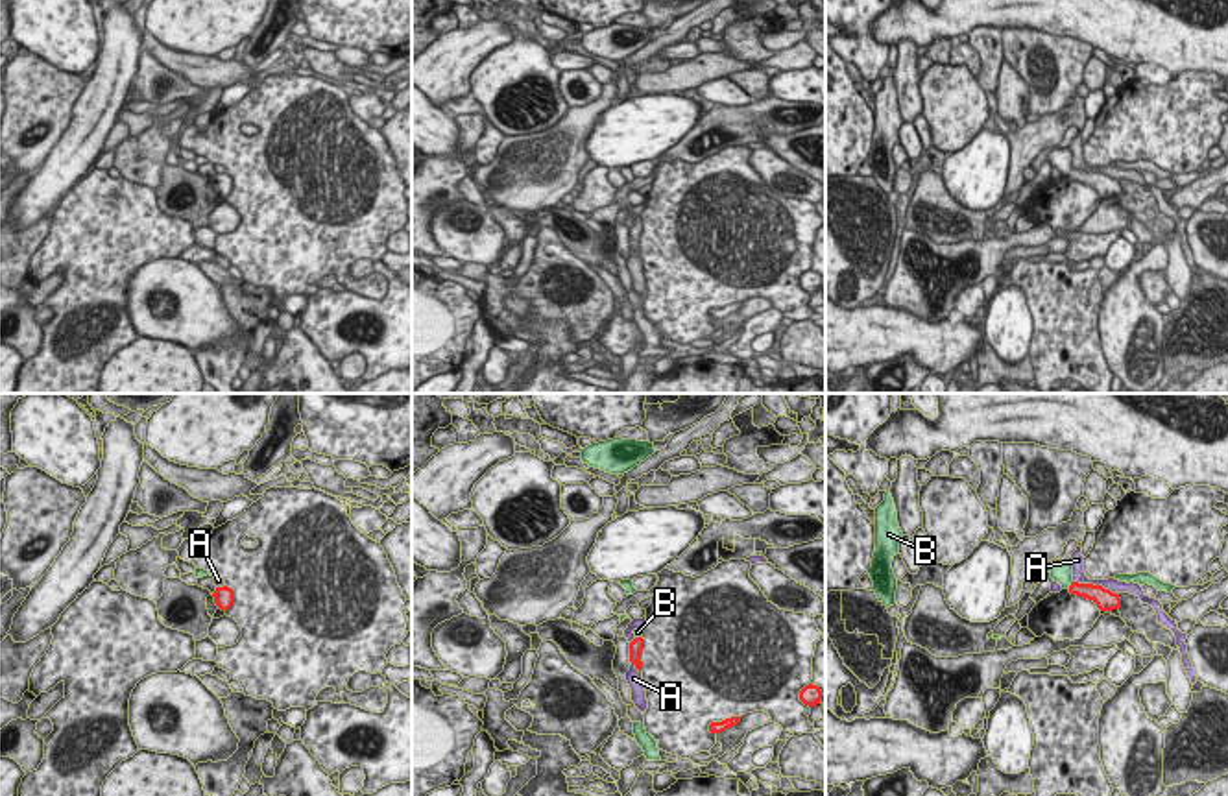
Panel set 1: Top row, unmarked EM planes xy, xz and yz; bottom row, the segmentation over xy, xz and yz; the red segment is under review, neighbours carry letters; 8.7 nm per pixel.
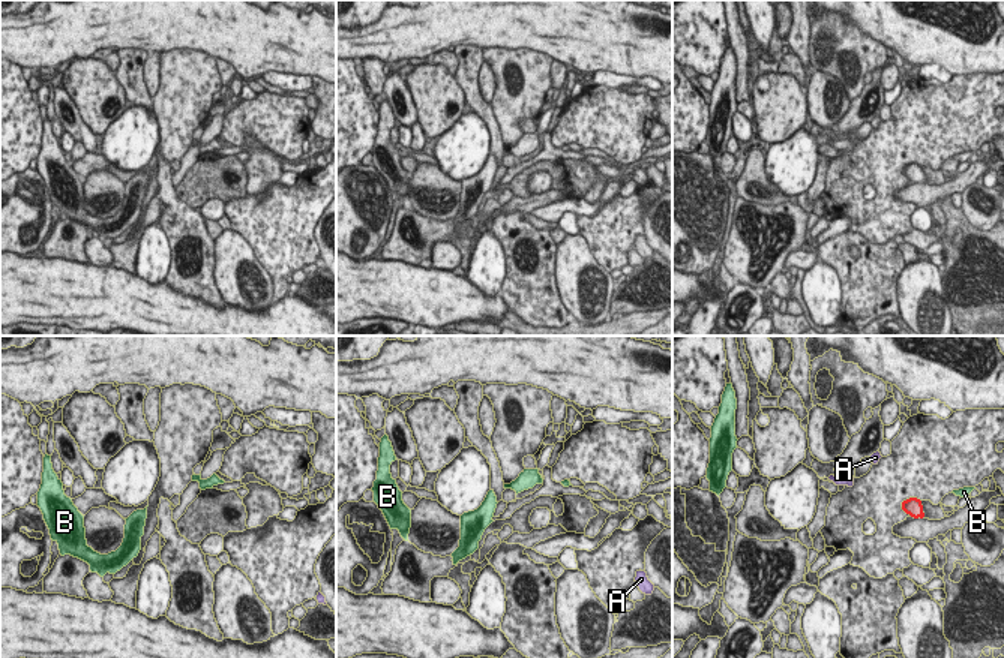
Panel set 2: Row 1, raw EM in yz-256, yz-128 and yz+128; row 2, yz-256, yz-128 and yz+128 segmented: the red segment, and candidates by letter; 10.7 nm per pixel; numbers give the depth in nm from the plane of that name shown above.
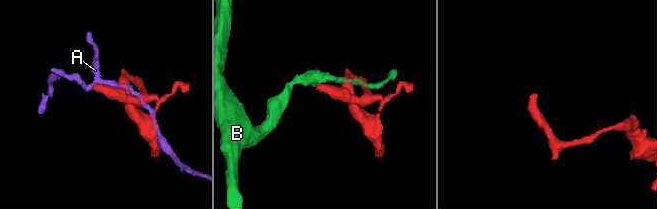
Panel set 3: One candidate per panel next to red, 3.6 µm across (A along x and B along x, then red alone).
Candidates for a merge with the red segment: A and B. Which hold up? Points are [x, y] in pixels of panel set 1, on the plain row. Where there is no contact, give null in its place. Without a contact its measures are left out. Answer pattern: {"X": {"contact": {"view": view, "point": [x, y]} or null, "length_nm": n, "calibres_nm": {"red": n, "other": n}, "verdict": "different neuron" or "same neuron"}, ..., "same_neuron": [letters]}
{"A": {"contact": {"view": "yz", "point": [1097, 170]}, "length_nm": 400, "calibres_nm": {"red": 190, "other": 120}, "verdict": "different neuron"}, "B": {"contact": {"view": "yz", "point": [1071, 170]}, "length_nm": 90, "calibres_nm": {"red": 160, "other": 190}, "verdict": "same neuron"}, "same_neuron": ["B"]}

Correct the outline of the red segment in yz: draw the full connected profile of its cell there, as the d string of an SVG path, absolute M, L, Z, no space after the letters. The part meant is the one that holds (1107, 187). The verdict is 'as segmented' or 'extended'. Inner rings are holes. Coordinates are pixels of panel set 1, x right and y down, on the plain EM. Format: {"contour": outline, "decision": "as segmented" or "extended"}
{"contour": "M1056 146L1049 151L1047 159L1054 168L1067 175L1071 181L1093 187L1101 198L1112 198L1121 194L1121 185L1117 179L1104 175L1102 172L1078 170L1073 166L1071 148Z", "decision": "extended"}

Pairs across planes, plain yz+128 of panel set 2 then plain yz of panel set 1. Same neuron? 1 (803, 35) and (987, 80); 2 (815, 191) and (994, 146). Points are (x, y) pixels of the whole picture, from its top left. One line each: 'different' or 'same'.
1: same
2: different

